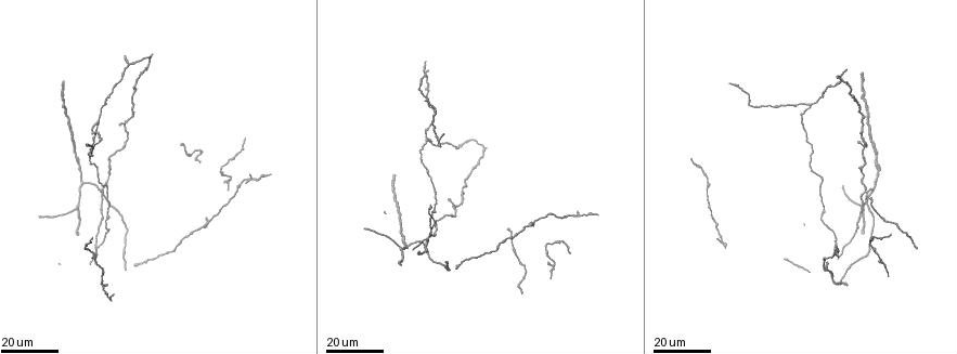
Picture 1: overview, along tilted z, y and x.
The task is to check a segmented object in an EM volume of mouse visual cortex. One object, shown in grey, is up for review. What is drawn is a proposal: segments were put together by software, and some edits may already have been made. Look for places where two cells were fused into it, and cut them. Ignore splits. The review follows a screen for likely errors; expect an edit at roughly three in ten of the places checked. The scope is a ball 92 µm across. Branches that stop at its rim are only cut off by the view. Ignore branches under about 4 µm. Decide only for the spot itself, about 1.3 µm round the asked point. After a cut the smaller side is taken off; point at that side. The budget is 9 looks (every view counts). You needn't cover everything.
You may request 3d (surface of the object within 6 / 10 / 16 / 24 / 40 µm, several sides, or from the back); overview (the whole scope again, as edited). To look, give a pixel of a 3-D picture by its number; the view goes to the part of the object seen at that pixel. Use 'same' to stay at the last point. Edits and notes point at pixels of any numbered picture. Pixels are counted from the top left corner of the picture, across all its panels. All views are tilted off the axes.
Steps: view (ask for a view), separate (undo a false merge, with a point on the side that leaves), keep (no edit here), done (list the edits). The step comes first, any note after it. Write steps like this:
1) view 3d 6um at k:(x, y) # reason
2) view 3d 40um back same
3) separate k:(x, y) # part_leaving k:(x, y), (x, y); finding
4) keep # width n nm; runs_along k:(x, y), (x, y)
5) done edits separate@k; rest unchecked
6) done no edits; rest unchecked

view 3d 24um at 1:(873, 249)

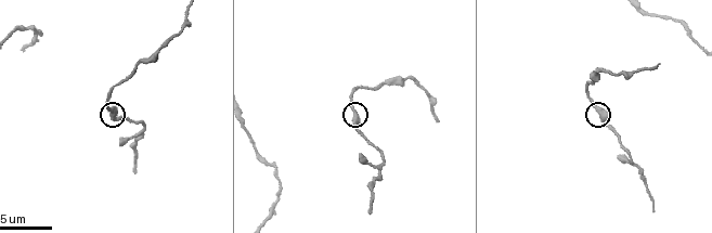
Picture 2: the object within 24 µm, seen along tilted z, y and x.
view 3d 10um at 2:(604, 113)

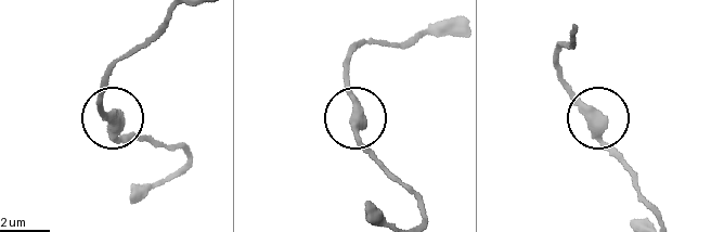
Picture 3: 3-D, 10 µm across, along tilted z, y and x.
keep # width 420 nm; all the same cell

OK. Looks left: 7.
view 3d 24um at 1:(547, 212) # a narrow waist

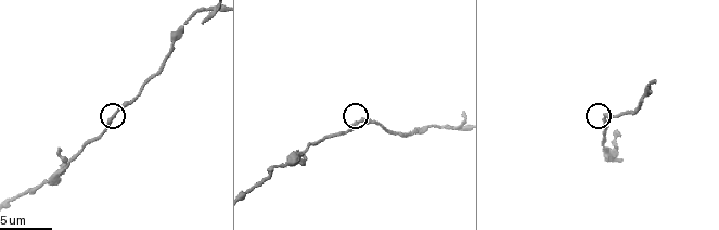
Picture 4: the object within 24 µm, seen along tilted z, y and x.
view 3d 10um at 4:(360, 123)

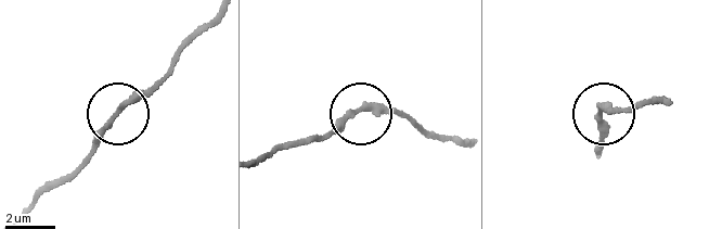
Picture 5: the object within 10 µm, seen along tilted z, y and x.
keep # width 220 nm; runs_along 5:(257, 154), (324, 136), (361, 112), (417, 123); all the same cell

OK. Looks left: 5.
view 3d 16um at 1:(96, 123) # three arms meet

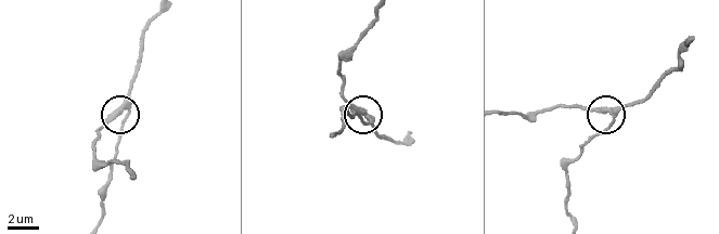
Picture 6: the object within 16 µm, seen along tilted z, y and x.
view 3d 6um at 6:(615, 114)

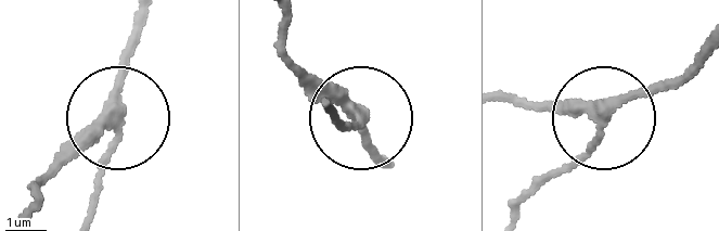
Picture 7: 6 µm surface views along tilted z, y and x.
keep # arms 3; runs_along 7:(698, 65), (607, 116), (541, 100); all the same cell

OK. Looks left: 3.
view 3d 24um at 1:(400, 248)

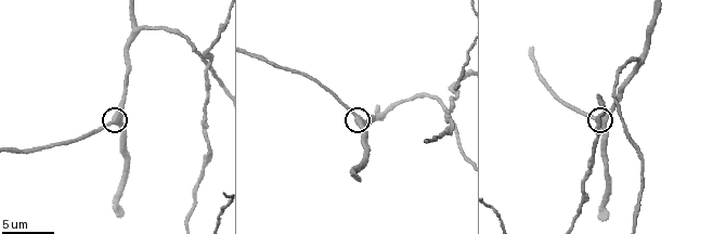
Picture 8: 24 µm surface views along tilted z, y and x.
view 3d 10um at 8:(594, 120)

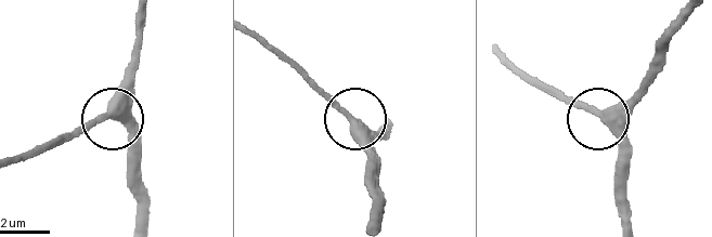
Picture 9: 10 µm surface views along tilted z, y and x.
keep # runs_along 9:(690, 16), (652, 80), (600, 117), (619, 142), (624, 186); one cell here

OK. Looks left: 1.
view 3d 10um at 8:(203, 59) # side arm on a straight run

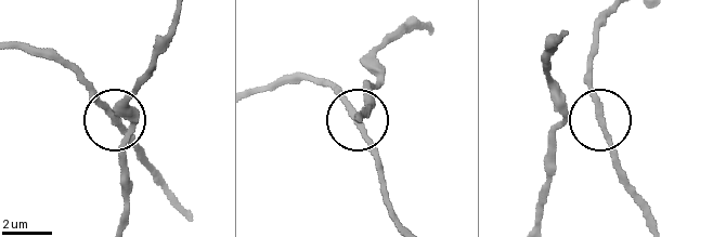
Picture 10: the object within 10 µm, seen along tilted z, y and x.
keep # arms 3; continuous, no second cell

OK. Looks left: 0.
done no edits; rest unchecked

